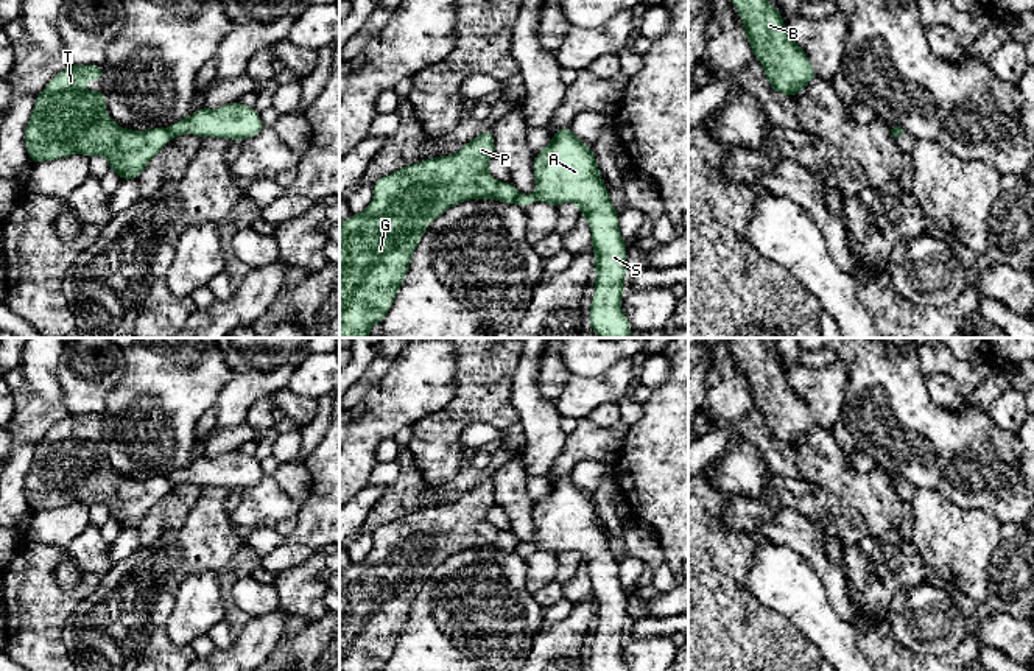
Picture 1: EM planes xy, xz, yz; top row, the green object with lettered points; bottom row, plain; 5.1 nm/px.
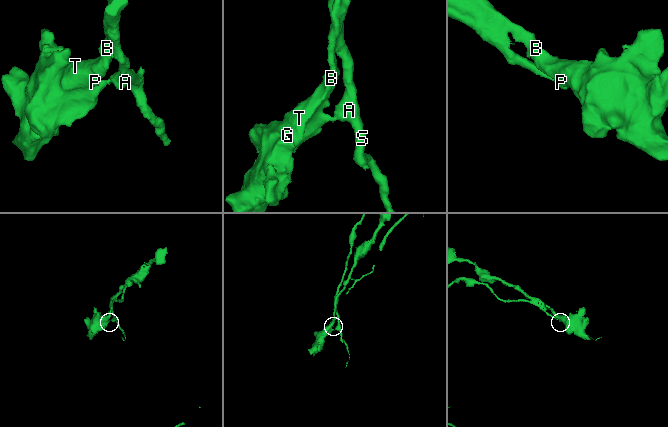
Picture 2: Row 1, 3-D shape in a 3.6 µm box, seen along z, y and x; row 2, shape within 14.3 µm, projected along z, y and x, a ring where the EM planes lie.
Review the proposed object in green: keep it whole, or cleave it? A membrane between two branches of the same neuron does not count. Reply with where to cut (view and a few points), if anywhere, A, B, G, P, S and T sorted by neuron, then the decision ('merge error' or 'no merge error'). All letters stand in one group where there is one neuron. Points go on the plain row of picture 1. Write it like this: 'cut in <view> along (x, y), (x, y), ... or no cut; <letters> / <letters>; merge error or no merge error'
cut in xy along (167, 477), (172, 486); A S / B G P T; merge error

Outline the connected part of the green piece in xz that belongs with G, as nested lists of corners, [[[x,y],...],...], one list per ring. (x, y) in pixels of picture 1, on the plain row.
[[[492,478],[464,492],[455,503],[430,506],[378,526],[371,553],[339,573],[339,671],[383,671],[430,571],[450,556],[491,546],[515,551],[520,540],[497,529],[487,512],[495,506]]]

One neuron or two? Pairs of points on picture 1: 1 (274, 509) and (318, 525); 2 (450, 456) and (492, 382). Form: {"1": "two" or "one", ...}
{"1": "two", "2": "one"}

